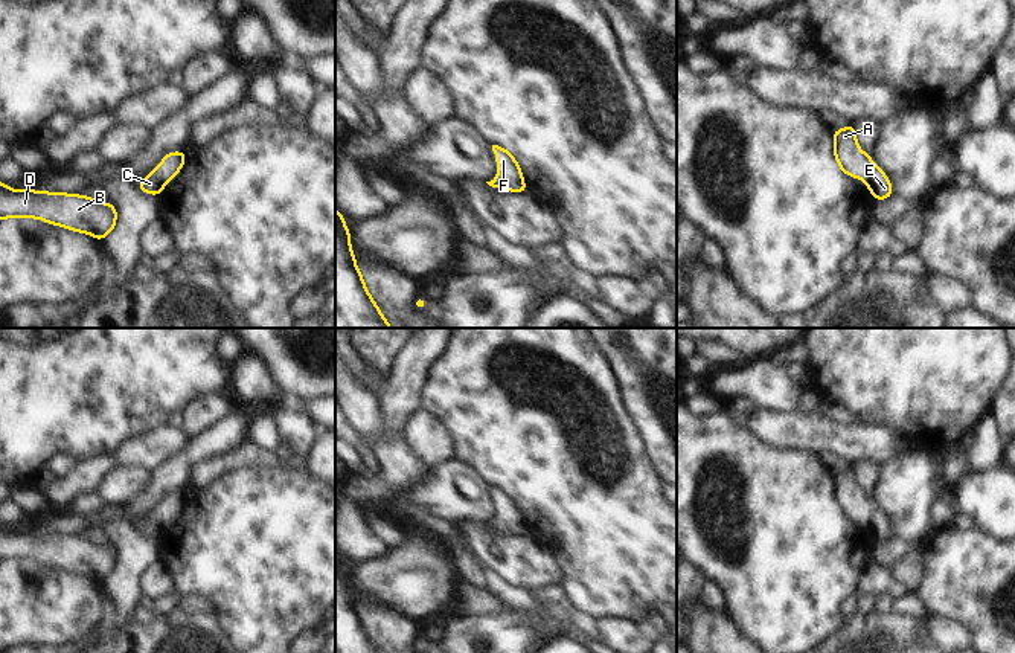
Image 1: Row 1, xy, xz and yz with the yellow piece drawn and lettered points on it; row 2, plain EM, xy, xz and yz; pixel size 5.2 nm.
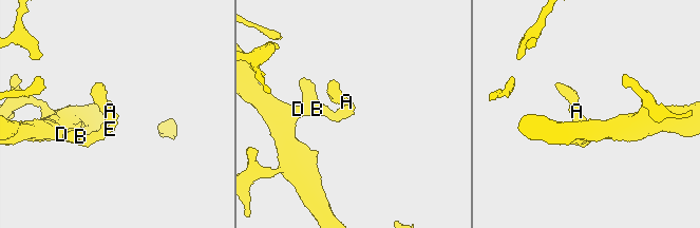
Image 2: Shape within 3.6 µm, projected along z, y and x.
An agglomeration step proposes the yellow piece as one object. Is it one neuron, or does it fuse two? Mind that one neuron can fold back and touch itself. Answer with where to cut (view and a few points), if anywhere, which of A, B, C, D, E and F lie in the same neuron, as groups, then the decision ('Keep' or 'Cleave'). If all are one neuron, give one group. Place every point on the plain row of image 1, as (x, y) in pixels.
No split. Groups: A B C D E F. Keep

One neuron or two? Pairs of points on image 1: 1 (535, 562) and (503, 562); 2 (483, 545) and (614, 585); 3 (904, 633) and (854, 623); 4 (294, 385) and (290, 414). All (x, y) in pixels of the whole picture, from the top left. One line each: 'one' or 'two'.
1: one
2: two
3: one
4: two

